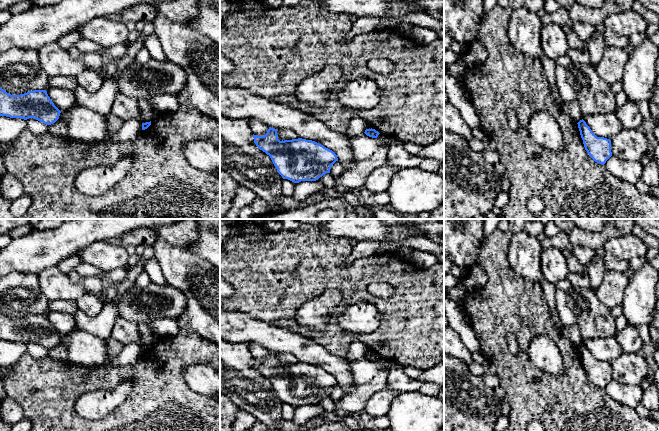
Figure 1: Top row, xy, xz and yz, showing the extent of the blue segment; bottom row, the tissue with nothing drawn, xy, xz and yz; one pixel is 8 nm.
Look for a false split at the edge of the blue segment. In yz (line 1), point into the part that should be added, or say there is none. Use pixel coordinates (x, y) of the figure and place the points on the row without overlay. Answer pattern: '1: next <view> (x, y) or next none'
1: next none

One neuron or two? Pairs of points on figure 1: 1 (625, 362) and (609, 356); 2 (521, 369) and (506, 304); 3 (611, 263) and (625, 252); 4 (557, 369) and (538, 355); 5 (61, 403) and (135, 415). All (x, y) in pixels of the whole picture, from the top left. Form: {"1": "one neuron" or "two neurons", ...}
{"1": "two neurons", "2": "one neuron", "3": "two neurons", "4": "one neuron", "5": "one neuron"}

